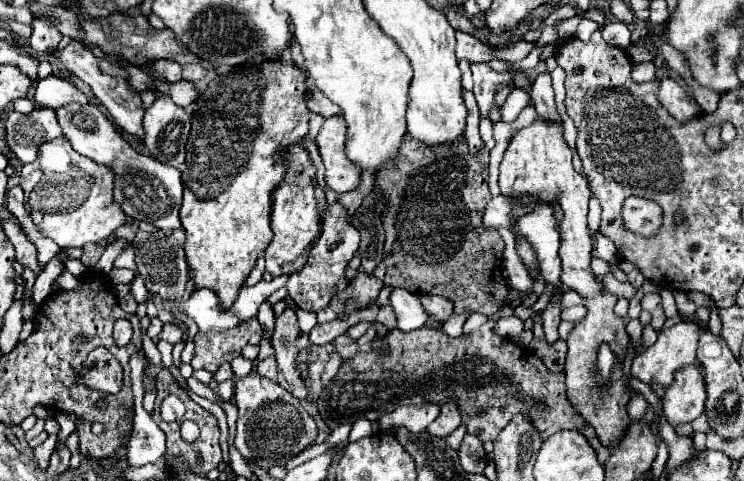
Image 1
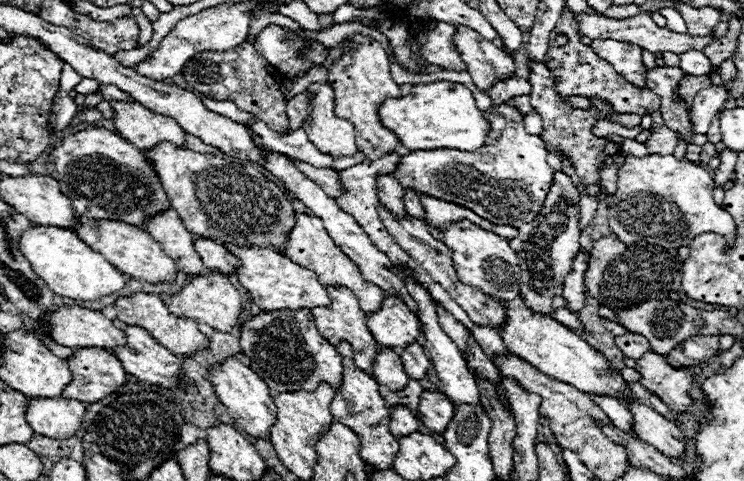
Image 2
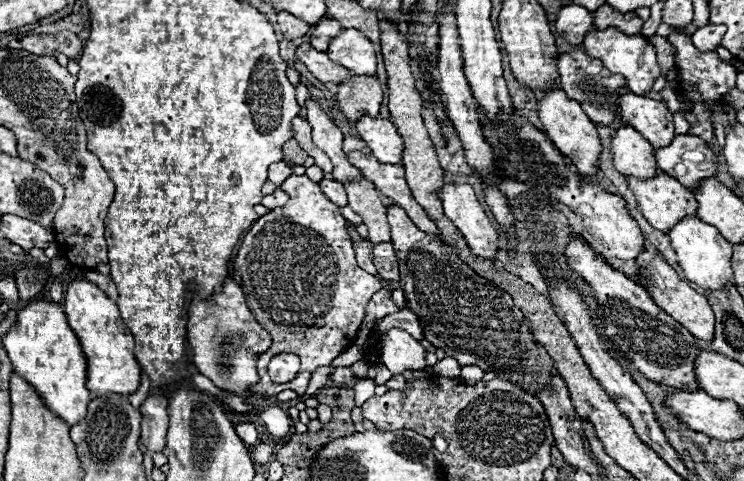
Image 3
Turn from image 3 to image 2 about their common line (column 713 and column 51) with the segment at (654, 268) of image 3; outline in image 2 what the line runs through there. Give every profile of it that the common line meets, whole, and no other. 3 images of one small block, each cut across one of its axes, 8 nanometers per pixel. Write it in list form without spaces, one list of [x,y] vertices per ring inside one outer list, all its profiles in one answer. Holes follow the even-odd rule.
[[[60,306],[46,320],[52,330],[46,330],[56,344],[68,348],[106,348],[126,344],[126,336],[100,312],[82,306]]]

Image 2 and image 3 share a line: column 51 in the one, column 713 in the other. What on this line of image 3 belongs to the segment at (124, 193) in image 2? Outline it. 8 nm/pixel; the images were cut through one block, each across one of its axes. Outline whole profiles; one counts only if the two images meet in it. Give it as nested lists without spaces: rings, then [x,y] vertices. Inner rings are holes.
[[[690,134],[674,136],[668,146],[654,152],[654,158],[662,172],[670,174],[690,190],[696,190],[698,182],[714,176],[716,170],[716,156],[712,148]]]

